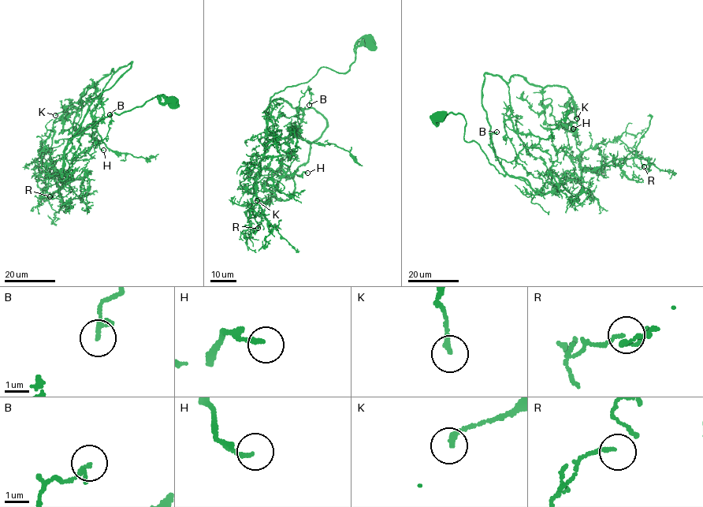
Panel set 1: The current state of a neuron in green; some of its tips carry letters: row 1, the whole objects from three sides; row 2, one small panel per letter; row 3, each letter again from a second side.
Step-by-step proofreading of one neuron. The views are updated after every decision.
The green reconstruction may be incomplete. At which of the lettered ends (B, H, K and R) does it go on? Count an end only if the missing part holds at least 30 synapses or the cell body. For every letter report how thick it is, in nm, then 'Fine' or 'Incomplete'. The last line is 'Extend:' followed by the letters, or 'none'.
B: Thickness 110 nm. Fine
H: Thickness 160 nm. Fine
K: Thickness 200 nm. Fine
R: Thickness 80 nm. Fine
Extend: none

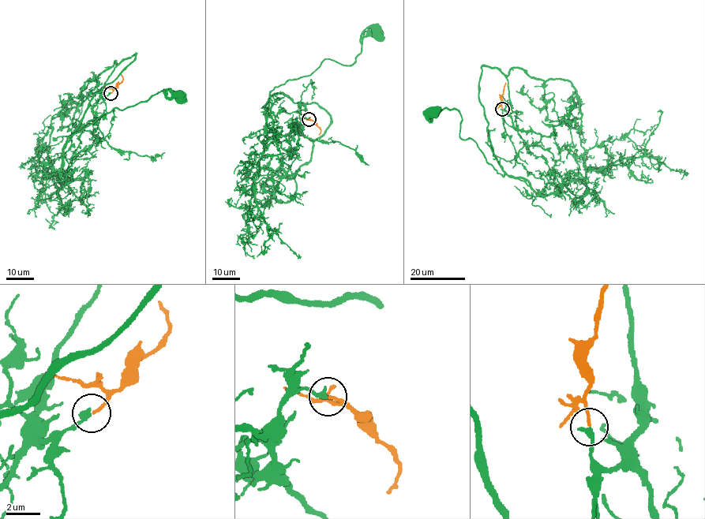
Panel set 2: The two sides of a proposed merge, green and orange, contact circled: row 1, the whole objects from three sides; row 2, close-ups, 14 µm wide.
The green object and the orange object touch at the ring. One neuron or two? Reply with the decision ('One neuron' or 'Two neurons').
One neuron

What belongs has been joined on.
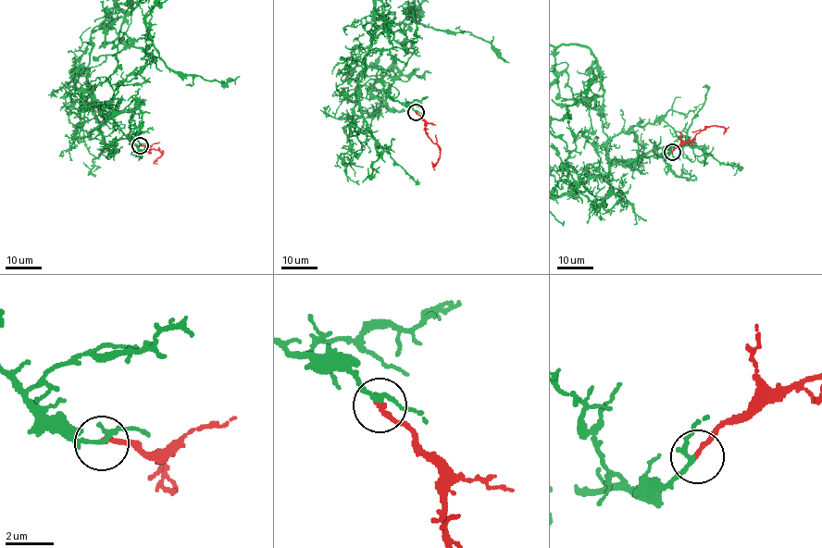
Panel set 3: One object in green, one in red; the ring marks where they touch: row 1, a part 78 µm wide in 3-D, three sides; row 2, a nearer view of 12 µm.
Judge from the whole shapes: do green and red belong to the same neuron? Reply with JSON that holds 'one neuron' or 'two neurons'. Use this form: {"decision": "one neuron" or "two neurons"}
{"decision": "one neuron"}

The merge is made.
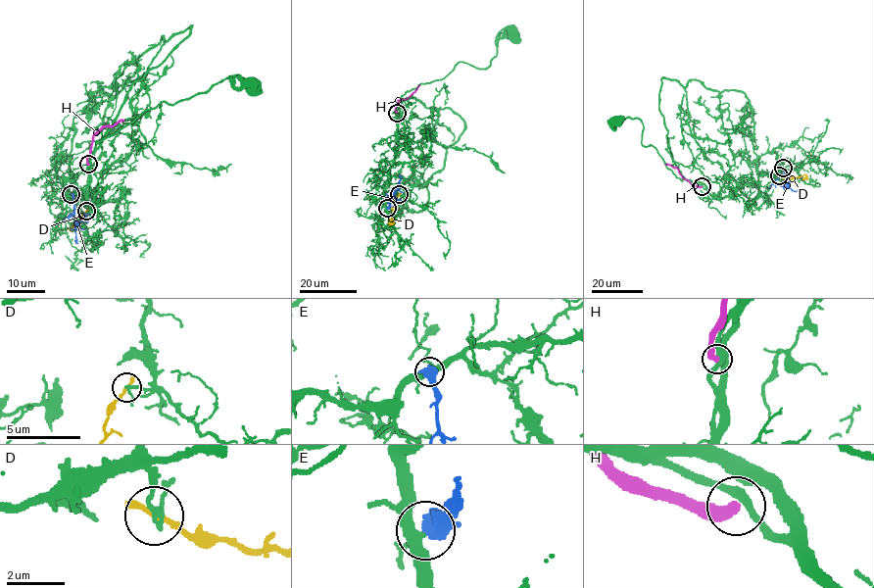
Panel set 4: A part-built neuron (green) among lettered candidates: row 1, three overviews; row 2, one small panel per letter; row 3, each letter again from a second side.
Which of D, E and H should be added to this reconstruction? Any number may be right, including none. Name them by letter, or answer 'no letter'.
E

